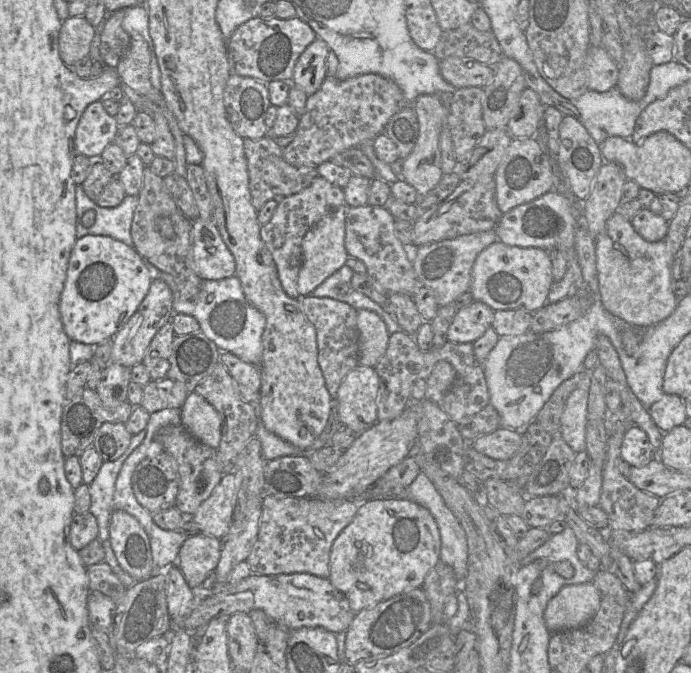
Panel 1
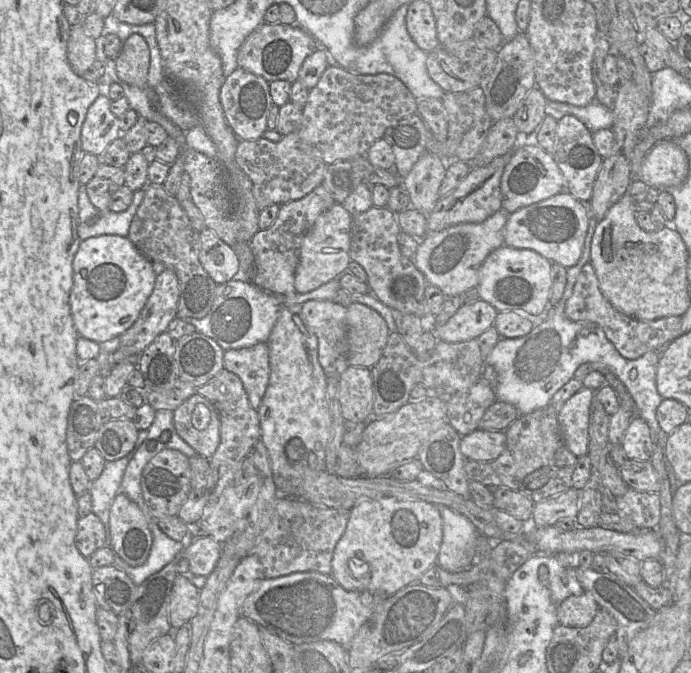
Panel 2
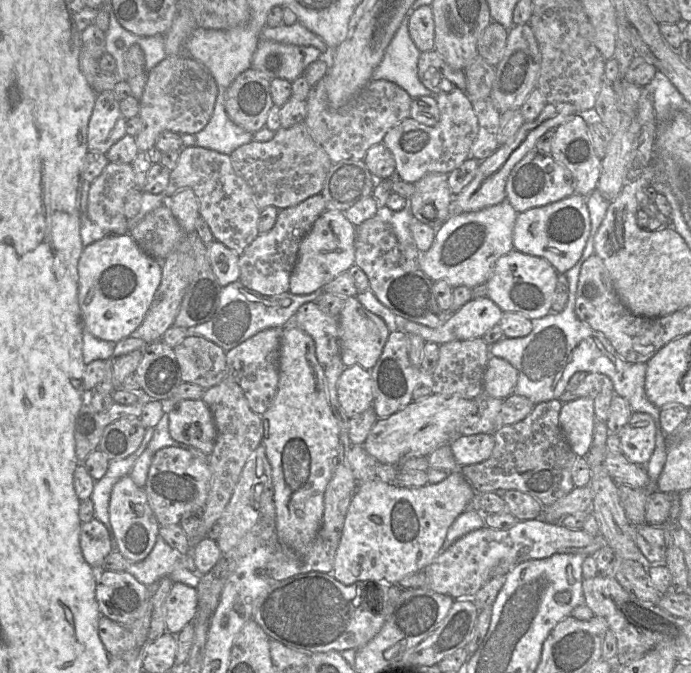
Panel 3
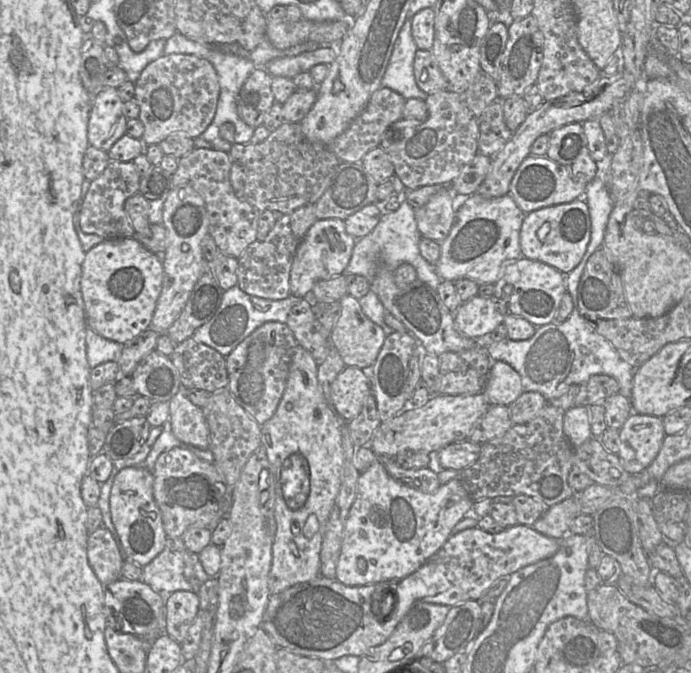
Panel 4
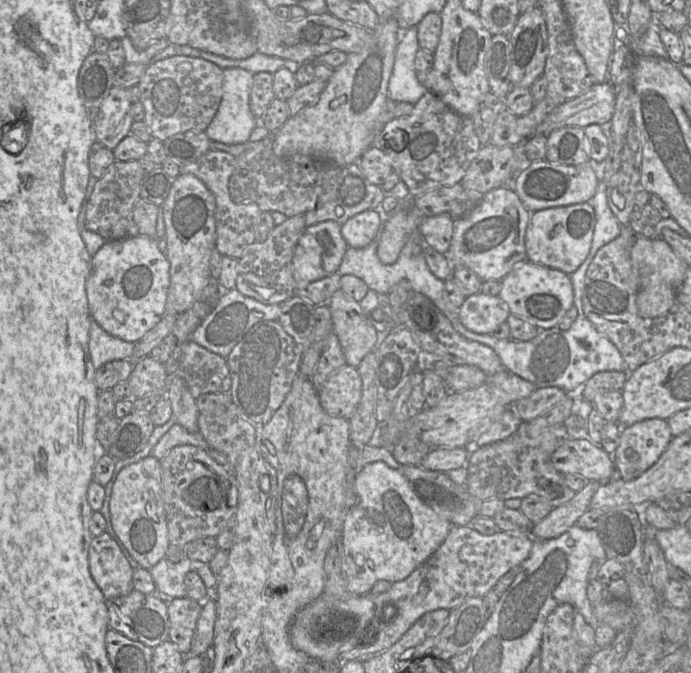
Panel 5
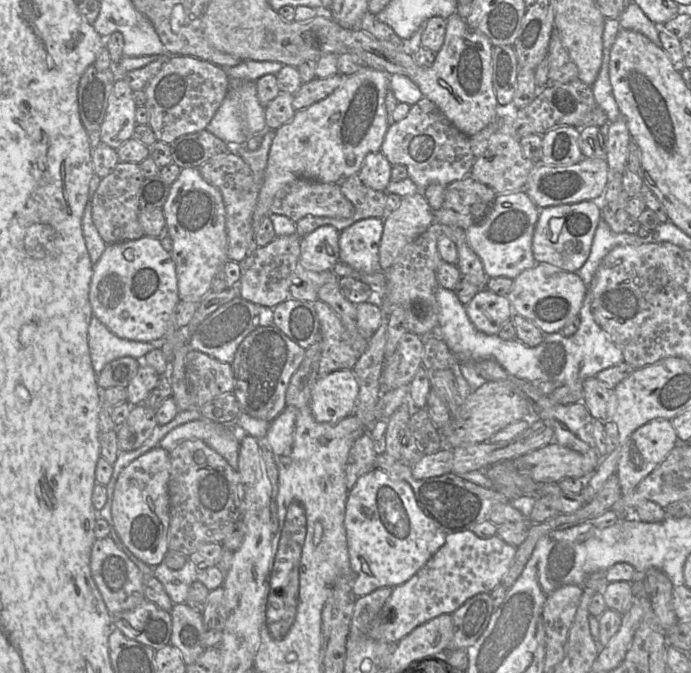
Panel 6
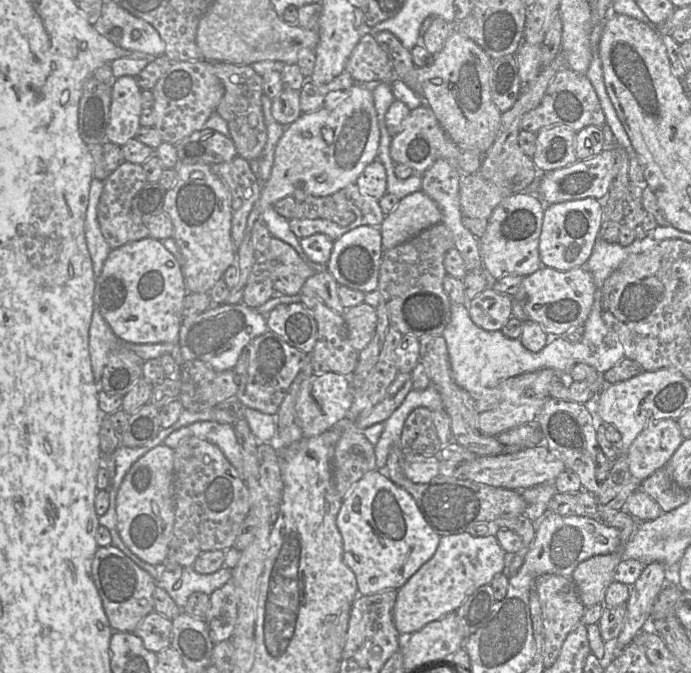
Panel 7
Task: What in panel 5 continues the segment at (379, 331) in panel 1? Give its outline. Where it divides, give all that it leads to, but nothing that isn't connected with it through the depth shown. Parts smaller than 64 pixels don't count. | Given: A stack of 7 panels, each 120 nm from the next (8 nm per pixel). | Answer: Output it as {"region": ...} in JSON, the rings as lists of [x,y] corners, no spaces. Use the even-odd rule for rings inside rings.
{"region":[[[341,289],[333,293],[327,305],[332,315],[333,331],[341,344],[346,364],[357,368],[362,359],[376,349],[381,335],[360,303]]]}

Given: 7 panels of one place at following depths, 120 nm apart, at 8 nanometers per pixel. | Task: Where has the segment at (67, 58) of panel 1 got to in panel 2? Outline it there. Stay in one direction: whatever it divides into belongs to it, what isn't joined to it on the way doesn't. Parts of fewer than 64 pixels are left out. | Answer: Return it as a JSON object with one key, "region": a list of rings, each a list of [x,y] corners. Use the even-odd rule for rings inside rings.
{"region":[[[82,25],[72,26],[67,43],[67,58],[78,73],[91,69],[96,60],[96,45]]]}

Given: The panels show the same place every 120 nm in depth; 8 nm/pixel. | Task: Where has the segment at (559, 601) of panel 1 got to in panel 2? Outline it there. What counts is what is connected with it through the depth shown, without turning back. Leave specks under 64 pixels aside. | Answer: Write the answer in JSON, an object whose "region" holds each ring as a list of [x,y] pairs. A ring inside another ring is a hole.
{"region":[[[590,593],[572,595],[557,606],[557,618],[560,625],[569,627],[588,626],[599,609]]]}

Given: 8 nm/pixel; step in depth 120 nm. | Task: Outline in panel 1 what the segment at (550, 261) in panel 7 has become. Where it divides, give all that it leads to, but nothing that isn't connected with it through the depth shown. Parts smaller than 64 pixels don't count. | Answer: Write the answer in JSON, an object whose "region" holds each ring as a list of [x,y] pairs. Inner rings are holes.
{"region":[[[551,190],[531,202],[521,204],[503,214],[495,230],[498,240],[519,247],[537,247],[546,251],[558,249],[564,253],[568,268],[574,274],[574,287],[583,286],[582,269],[575,249],[575,233],[577,222],[571,212],[568,200],[561,194]]]}

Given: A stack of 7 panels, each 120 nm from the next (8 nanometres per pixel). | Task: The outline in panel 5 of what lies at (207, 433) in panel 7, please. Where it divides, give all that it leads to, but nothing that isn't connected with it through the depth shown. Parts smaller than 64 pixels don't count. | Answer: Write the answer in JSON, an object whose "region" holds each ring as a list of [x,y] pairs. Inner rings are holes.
{"region":[[[178,423],[173,424],[160,438],[150,455],[161,460],[172,448],[180,445],[194,445],[202,448],[226,470],[233,472],[234,467],[229,466],[229,460],[225,454],[211,447],[199,431],[190,432]]]}

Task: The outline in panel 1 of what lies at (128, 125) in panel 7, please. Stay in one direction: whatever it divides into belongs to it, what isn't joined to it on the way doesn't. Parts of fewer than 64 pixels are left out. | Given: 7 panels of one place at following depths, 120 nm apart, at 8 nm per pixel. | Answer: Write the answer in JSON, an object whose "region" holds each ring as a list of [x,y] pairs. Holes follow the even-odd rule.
{"region":[[[102,101],[91,103],[83,112],[76,128],[76,154],[101,162],[101,154],[113,143],[117,130],[115,117],[105,111]]]}

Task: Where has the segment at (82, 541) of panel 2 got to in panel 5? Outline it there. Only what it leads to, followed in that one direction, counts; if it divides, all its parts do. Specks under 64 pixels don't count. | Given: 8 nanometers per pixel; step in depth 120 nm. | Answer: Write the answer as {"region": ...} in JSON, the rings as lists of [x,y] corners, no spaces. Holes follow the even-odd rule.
{"region":[[[104,531],[89,546],[89,569],[106,600],[129,594],[133,587],[133,568],[117,542]]]}

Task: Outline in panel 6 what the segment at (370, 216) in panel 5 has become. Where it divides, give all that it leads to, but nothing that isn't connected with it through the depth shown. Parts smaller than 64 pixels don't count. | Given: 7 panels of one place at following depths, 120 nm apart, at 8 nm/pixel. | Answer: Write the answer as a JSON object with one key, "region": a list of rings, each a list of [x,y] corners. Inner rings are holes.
{"region":[[[373,217],[345,228],[339,235],[339,261],[365,274],[380,271],[379,244],[382,233],[383,219]]]}

